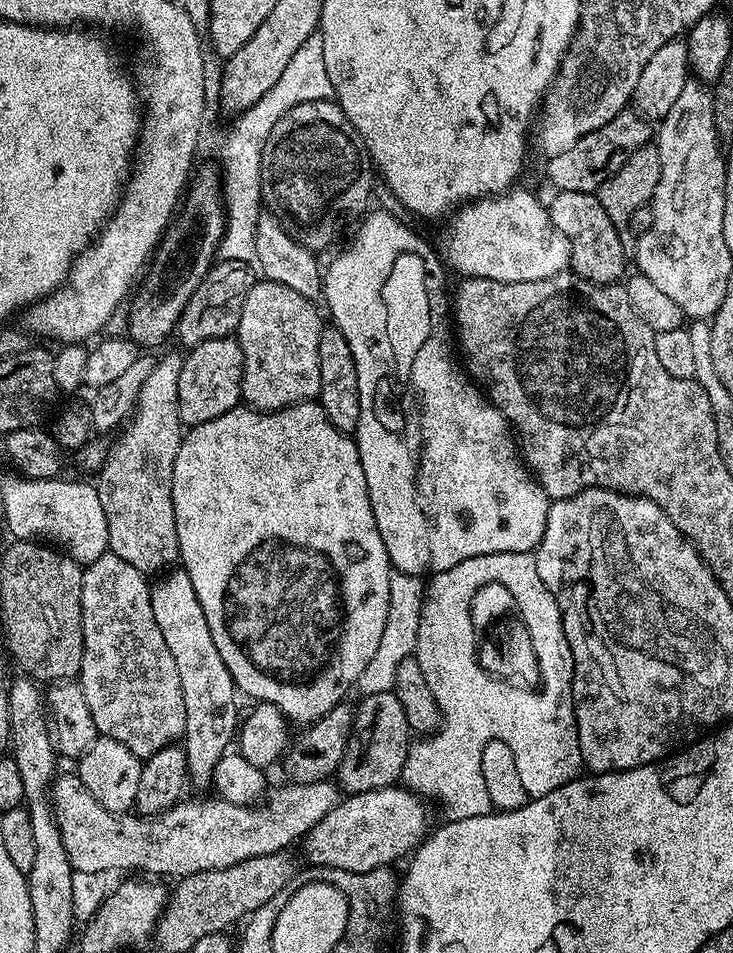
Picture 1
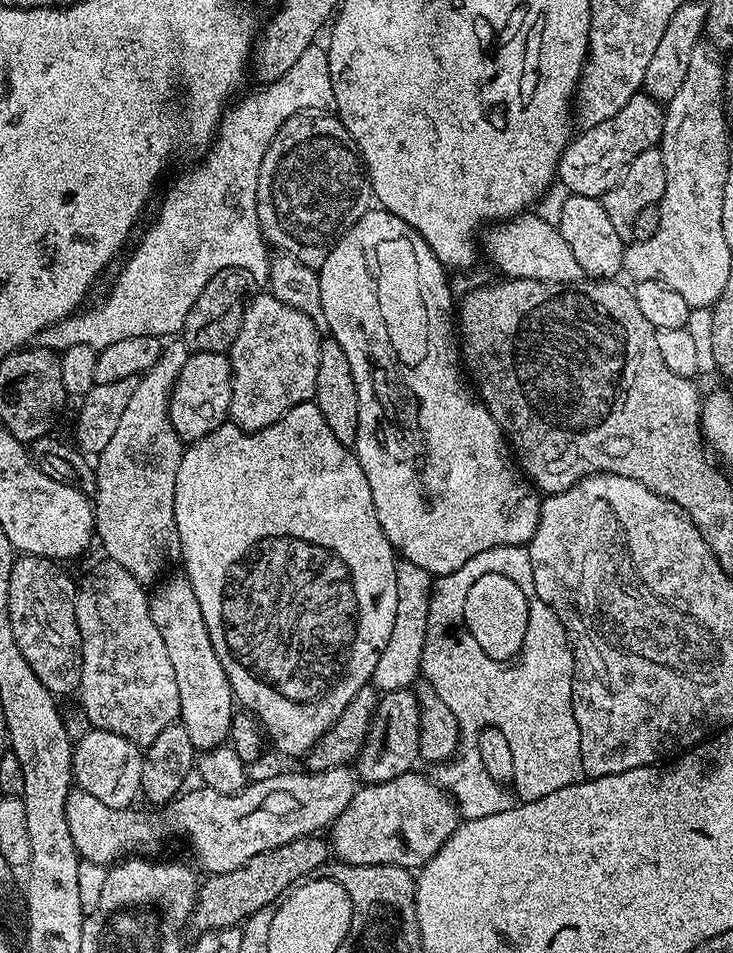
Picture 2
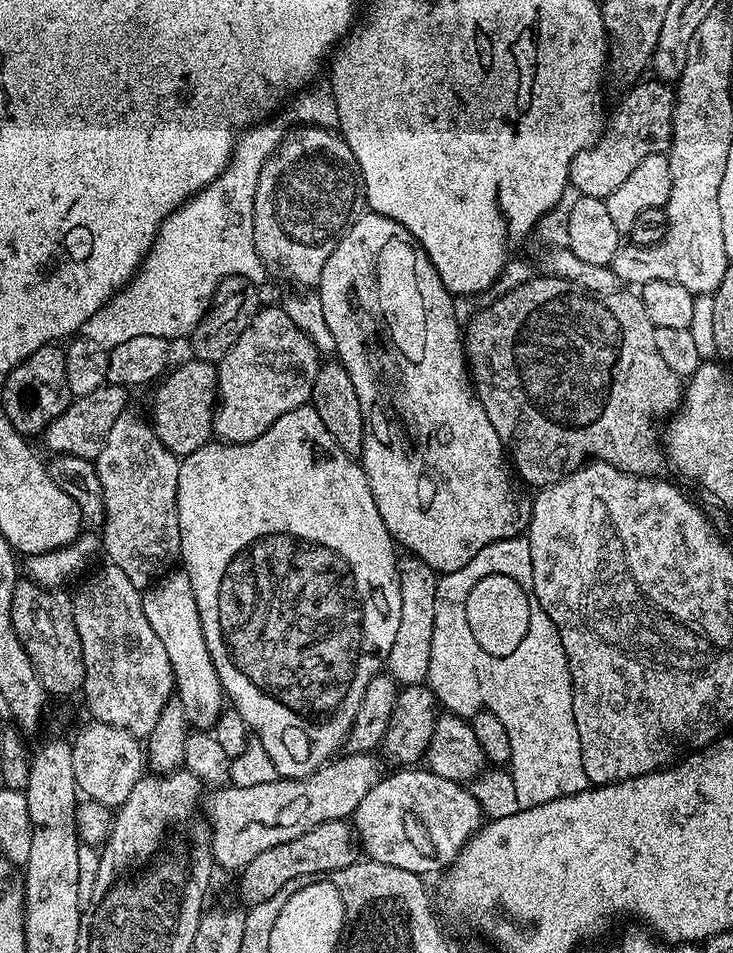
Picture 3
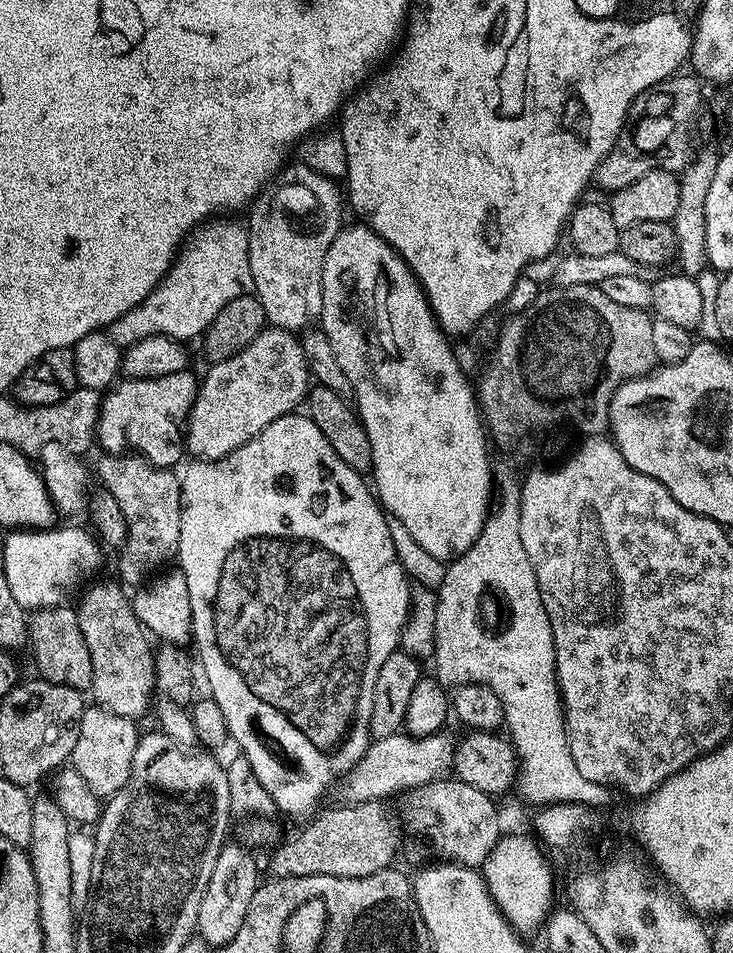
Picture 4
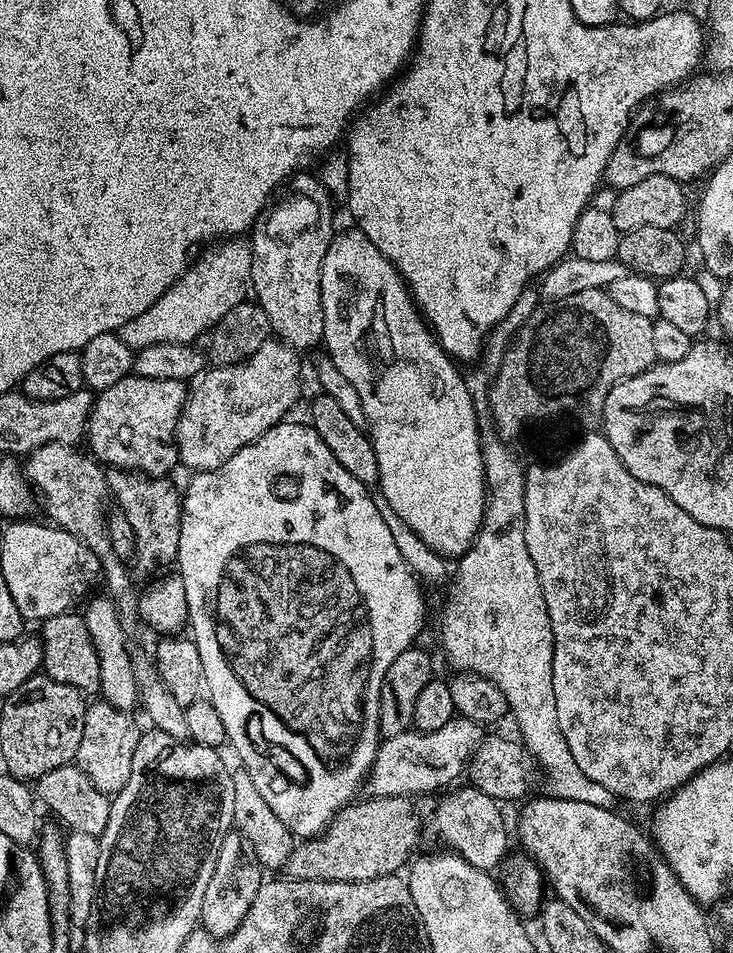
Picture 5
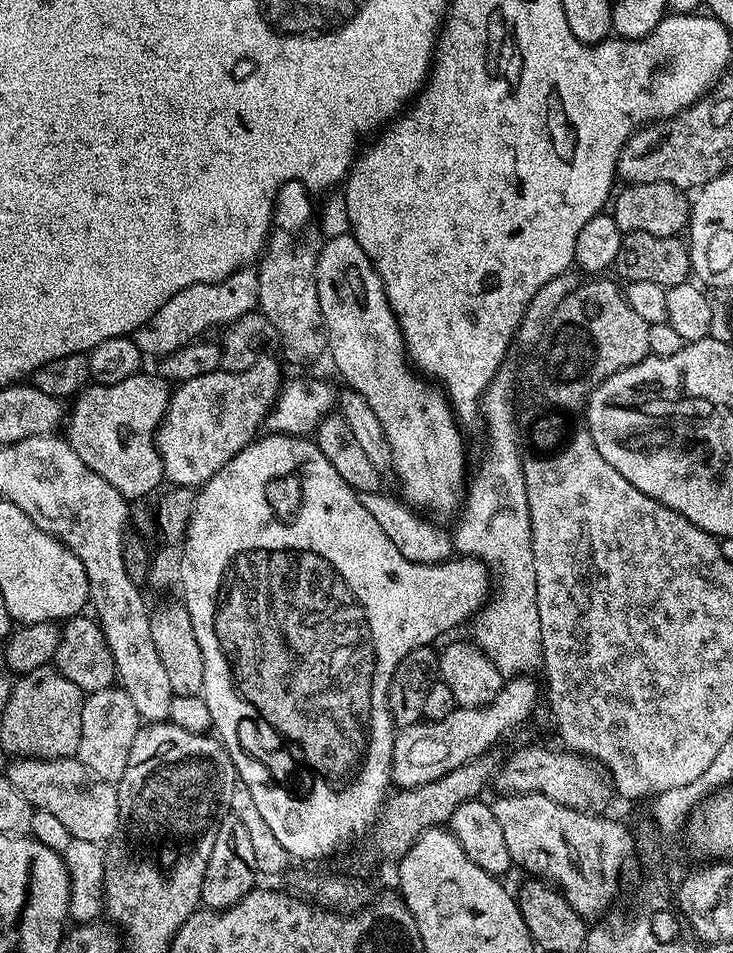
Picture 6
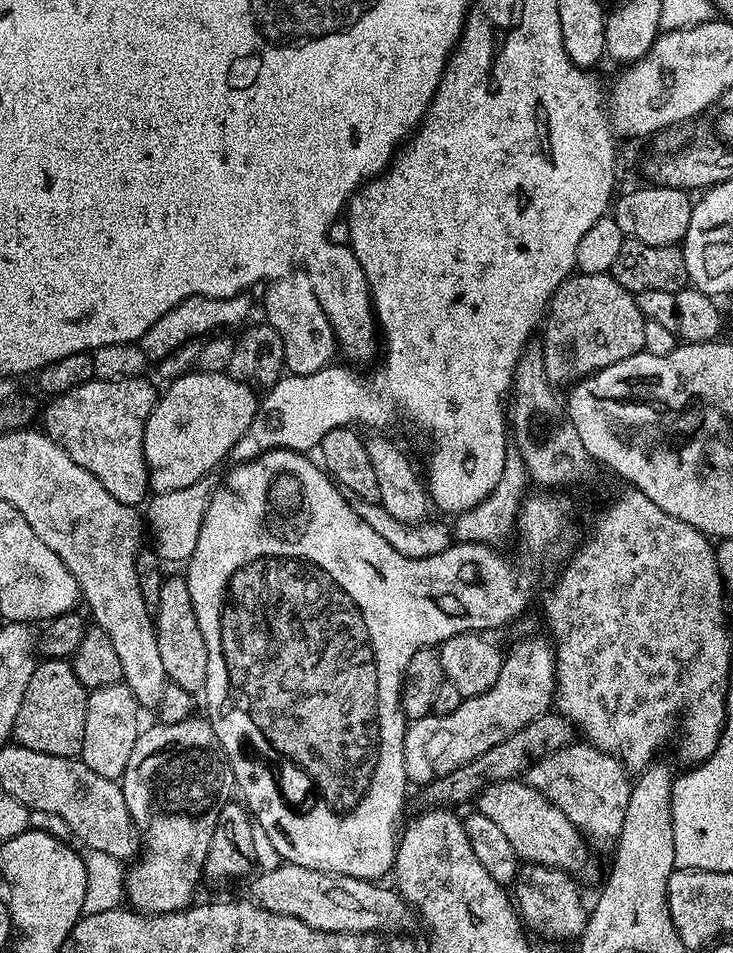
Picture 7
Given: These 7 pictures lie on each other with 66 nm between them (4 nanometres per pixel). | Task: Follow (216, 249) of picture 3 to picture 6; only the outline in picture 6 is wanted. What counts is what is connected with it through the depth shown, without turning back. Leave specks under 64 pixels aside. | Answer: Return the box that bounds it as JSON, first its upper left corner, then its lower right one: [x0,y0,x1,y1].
[134,267,259,358]

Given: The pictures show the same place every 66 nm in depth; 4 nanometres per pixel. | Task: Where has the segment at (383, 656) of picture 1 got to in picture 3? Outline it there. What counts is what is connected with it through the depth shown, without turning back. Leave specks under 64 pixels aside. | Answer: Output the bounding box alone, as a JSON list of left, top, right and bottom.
[385,554,439,686]

